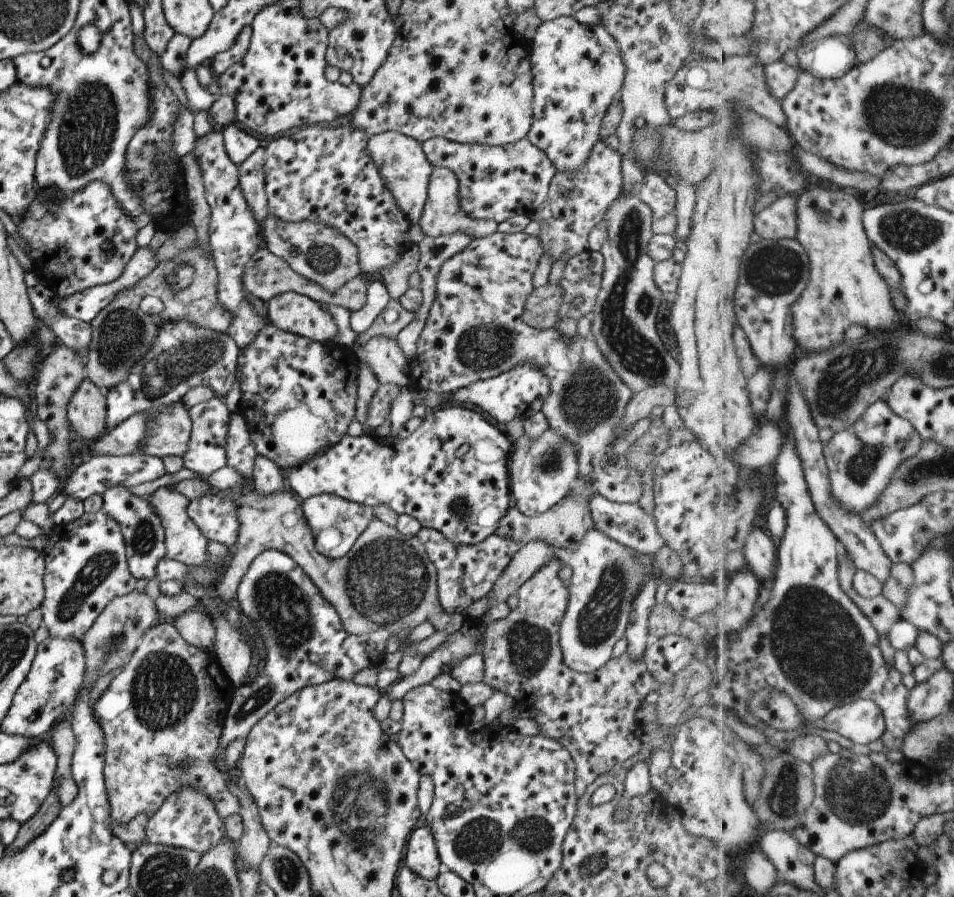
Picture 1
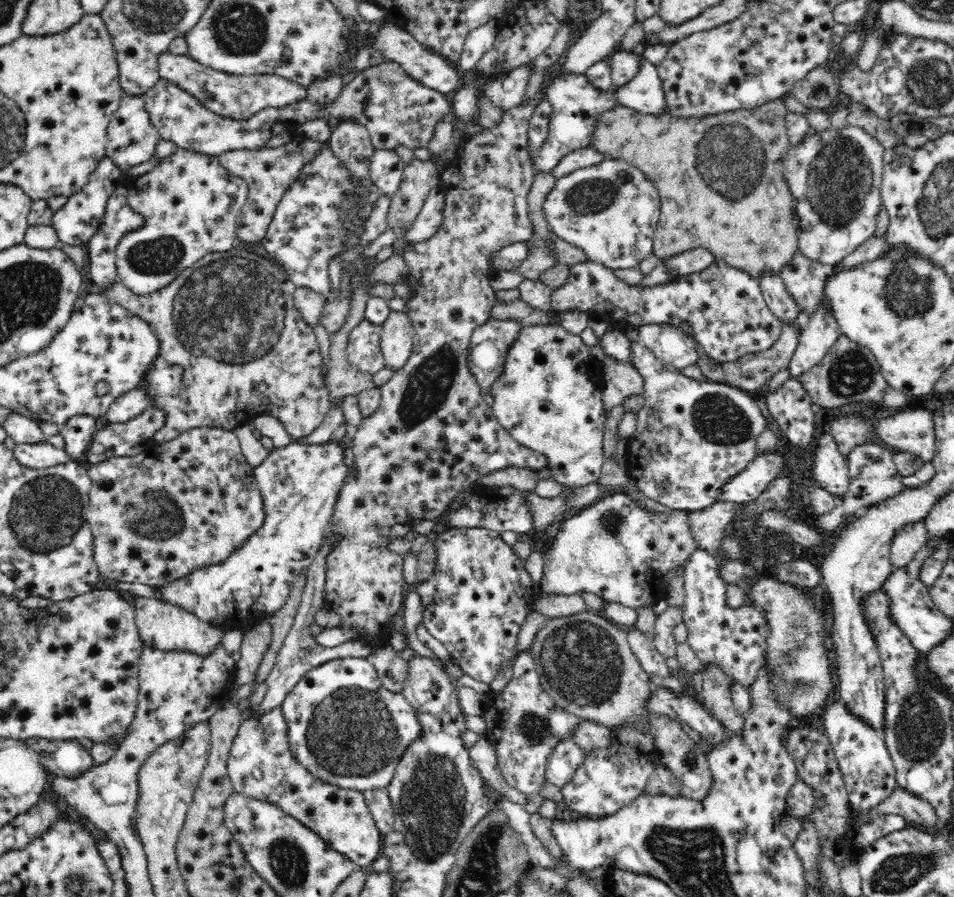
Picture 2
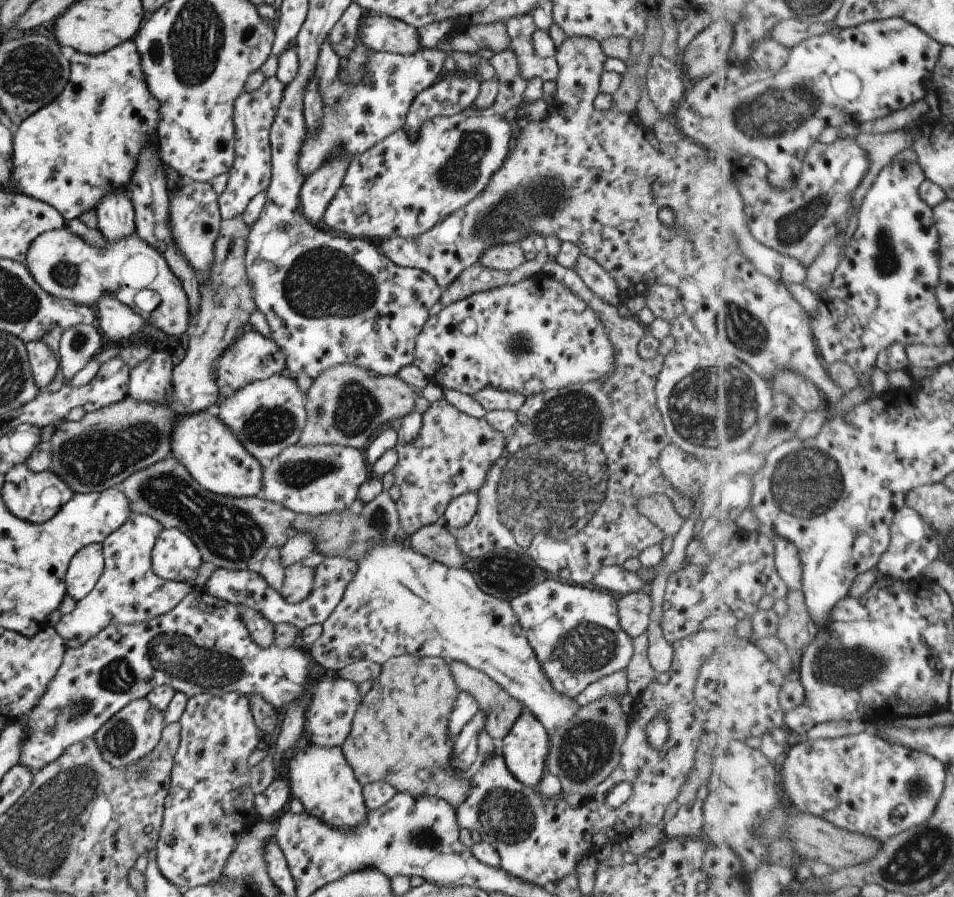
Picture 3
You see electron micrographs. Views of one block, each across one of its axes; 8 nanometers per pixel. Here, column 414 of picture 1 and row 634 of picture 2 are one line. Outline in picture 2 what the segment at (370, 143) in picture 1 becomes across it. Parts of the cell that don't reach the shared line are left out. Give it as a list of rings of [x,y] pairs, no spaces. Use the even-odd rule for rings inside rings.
[[[142,597],[135,598],[134,605],[139,637],[143,640],[145,647],[162,651],[189,650],[196,654],[208,654],[222,640],[224,634],[222,628],[200,620],[194,612],[190,612],[184,607],[160,599]]]

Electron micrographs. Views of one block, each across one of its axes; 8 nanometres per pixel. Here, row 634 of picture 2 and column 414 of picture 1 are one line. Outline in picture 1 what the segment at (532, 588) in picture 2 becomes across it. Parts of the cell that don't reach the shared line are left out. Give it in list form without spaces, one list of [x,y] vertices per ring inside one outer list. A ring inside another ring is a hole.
[[[449,405],[427,410],[419,428],[408,437],[365,434],[351,437],[345,434],[324,453],[296,467],[279,470],[286,488],[291,488],[301,500],[327,493],[371,508],[384,504],[398,515],[412,516],[421,527],[437,530],[452,543],[467,546],[477,544],[493,533],[499,519],[507,512],[511,443],[505,433],[483,420],[479,412]]]

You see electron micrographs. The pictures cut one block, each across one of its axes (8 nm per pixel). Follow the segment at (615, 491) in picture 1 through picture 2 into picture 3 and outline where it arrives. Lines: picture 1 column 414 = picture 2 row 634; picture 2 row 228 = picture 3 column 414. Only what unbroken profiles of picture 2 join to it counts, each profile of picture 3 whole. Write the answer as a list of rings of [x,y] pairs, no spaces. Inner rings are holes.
[[[443,397],[429,403],[421,414],[421,428],[411,442],[396,443],[396,463],[392,468],[394,485],[398,487],[400,498],[395,502],[398,521],[404,536],[412,535],[418,528],[441,521],[445,507],[460,494],[475,491],[484,483],[485,473],[502,455],[504,435],[493,430],[485,417],[475,418],[459,412]]]

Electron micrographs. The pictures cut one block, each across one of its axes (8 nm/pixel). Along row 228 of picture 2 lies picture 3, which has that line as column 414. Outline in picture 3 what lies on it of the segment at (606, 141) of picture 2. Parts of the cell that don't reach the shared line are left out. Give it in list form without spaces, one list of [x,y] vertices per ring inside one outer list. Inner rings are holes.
[[[405,653],[380,665],[380,675],[361,698],[360,706],[353,715],[349,734],[340,746],[355,780],[362,787],[381,781],[390,784],[397,793],[429,795],[445,800],[454,810],[459,807],[468,795],[470,782],[463,777],[457,777],[448,768],[453,740],[446,736],[447,716],[458,693],[448,664],[443,659]]]

